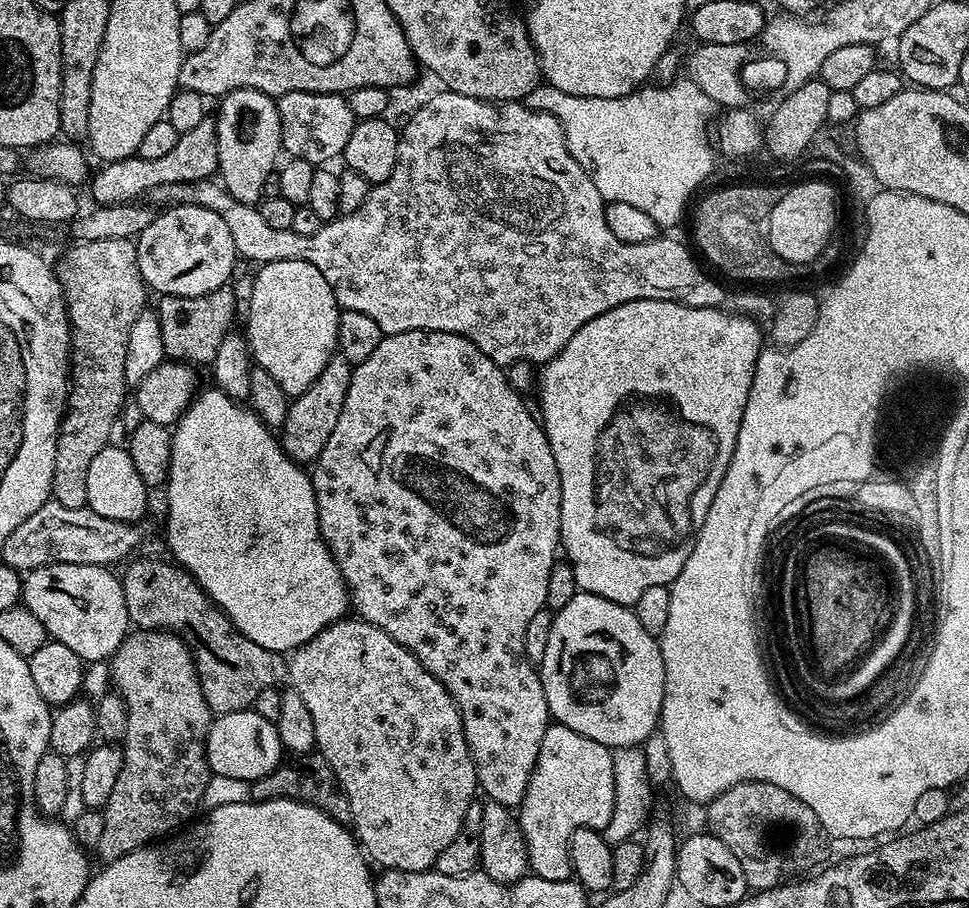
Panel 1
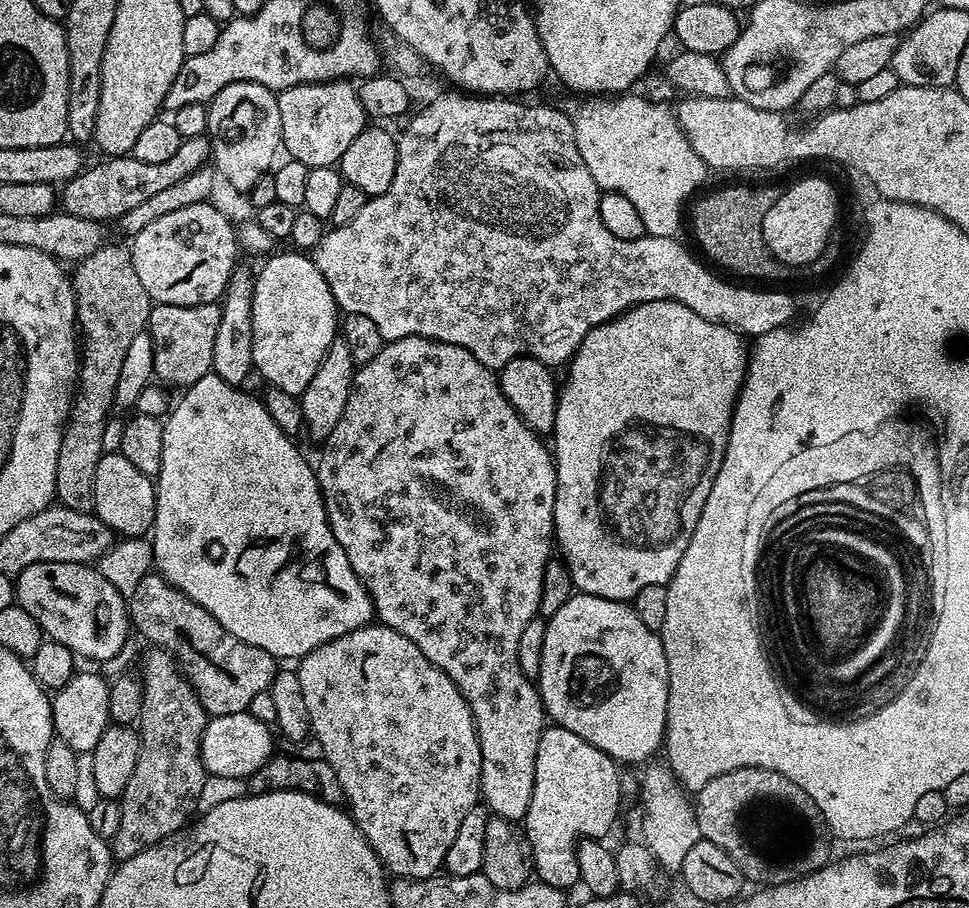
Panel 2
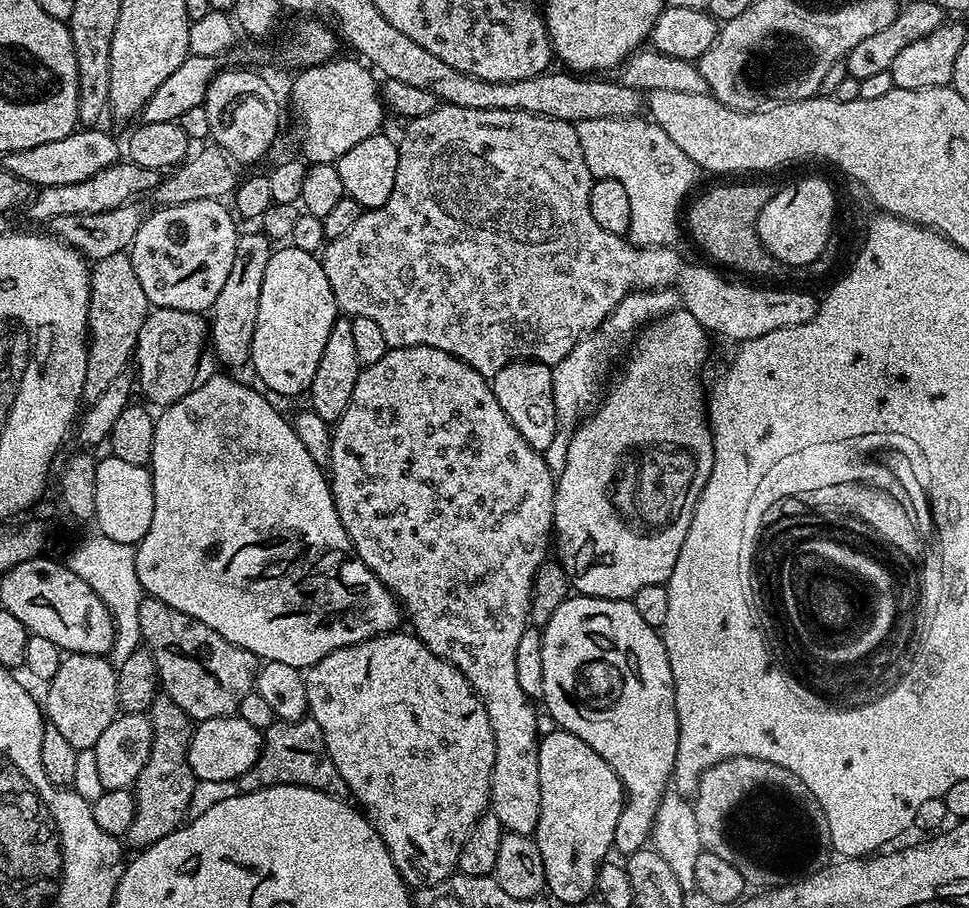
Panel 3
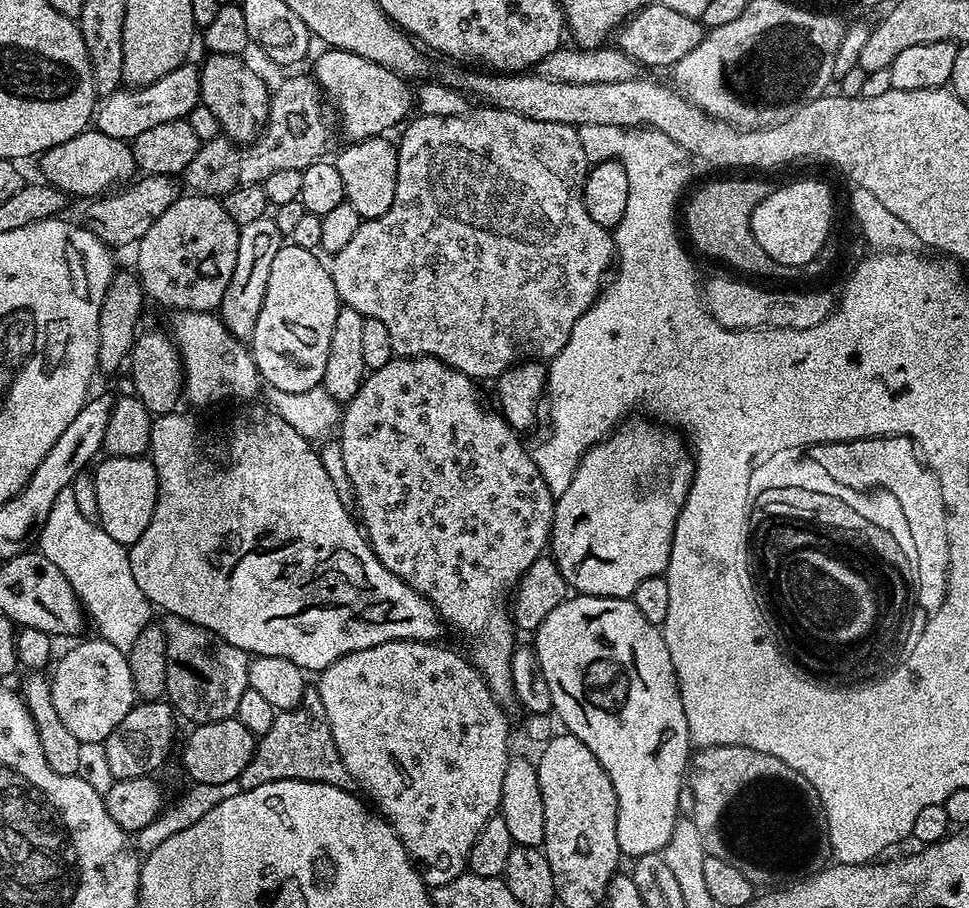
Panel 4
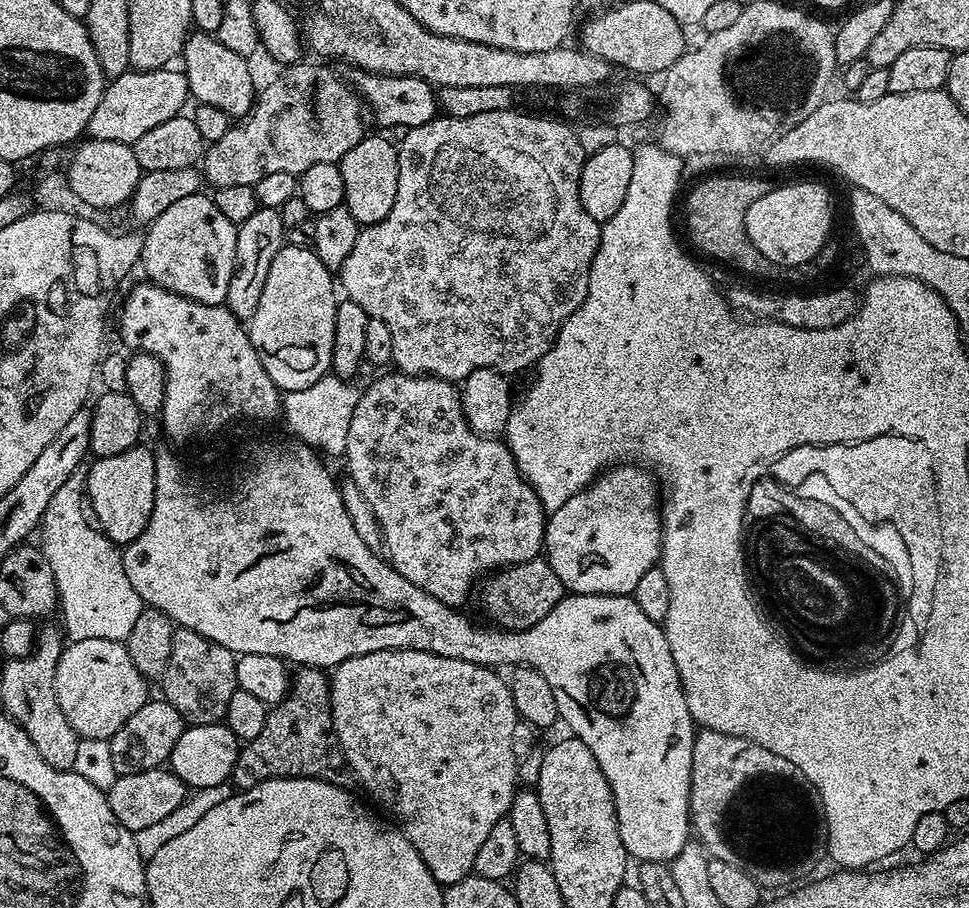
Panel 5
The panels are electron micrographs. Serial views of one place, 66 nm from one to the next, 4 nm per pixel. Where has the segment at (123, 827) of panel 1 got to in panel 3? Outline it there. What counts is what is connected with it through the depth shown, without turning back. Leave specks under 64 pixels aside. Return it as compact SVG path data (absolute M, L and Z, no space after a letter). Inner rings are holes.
M158 698L152 703L150 719L154 730L154 742L150 758L138 774L134 785L136 813L126 837L133 849L143 850L154 842L166 838L175 828L181 827L188 816L190 798L196 789L197 778L190 770L188 747L192 741L194 721L172 700Z

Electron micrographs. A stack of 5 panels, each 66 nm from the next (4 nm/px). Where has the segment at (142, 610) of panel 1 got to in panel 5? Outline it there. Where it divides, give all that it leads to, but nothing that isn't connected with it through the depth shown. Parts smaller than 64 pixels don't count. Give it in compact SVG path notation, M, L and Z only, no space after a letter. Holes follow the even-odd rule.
M179 627L173 631L170 658L167 660L166 670L160 677L161 695L163 699L170 702L178 714L182 715L187 725L221 723L225 716L226 706L229 705L230 697L238 687L236 662L235 653L226 650L221 644L210 642L204 635L200 635L196 631Z

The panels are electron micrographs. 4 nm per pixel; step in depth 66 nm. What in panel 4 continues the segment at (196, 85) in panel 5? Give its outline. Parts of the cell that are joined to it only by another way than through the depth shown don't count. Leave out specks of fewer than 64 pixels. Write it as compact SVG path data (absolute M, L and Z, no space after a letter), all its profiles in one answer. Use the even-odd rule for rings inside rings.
M217 56L207 57L205 64L199 65L200 69L200 103L210 106L214 110L214 118L218 118L221 133L233 144L245 145L260 135L261 127L268 118L268 102L270 99L269 85L264 85L264 80L244 61L240 56Z

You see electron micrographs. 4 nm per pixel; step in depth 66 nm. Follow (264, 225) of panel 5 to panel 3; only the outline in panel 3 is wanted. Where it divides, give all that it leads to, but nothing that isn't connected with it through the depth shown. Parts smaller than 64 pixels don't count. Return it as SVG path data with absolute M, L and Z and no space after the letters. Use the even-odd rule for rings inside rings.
M260 230L239 237L234 250L234 266L210 309L210 344L216 347L216 356L228 368L240 368L252 358L254 326L258 326L258 298L262 298L262 278L266 278L266 262L274 251L273 241Z

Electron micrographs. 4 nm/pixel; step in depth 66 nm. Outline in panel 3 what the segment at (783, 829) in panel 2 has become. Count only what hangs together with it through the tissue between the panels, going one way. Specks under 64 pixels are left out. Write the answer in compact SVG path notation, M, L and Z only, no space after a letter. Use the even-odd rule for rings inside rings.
M735 756L729 760L722 761L721 764L710 766L700 775L700 785L697 786L694 793L694 805L703 851L718 854L718 858L724 859L725 862L730 862L730 866L734 866L734 870L738 870L738 874L742 874L745 885L752 886L752 884L757 884L755 887L760 890L779 888L780 885L791 884L794 880L805 880L807 876L812 876L818 870L825 868L833 859L834 849L830 838L830 826L826 822L826 814L822 810L820 802L814 798L814 794L810 794L806 782L802 782L802 778L790 774L790 770L786 770L774 762L766 762L762 758Z

